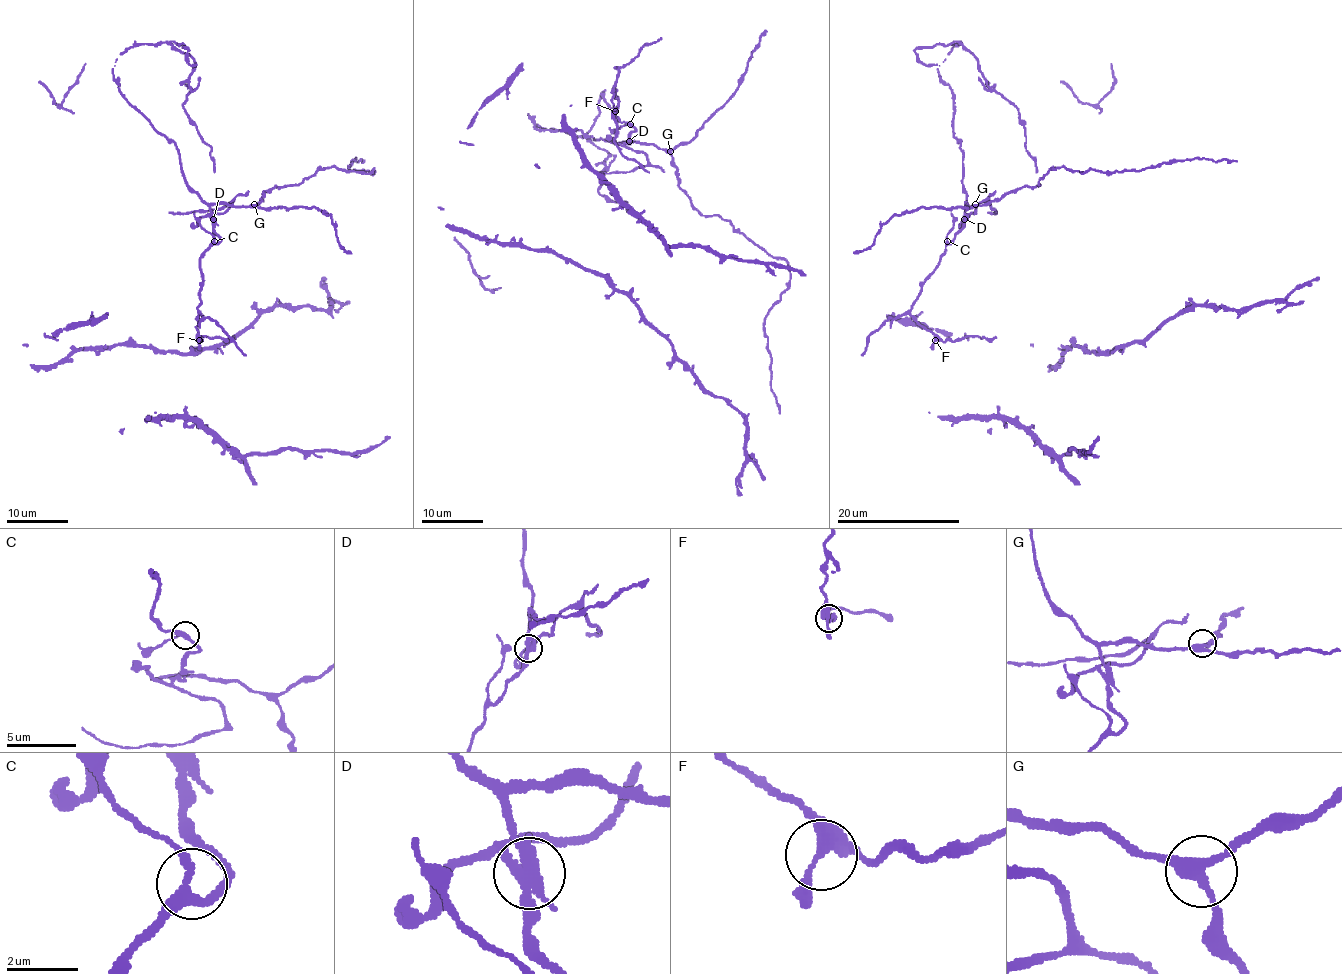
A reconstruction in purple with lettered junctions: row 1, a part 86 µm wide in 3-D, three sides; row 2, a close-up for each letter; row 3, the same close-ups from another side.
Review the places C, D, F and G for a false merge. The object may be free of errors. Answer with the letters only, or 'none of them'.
D

